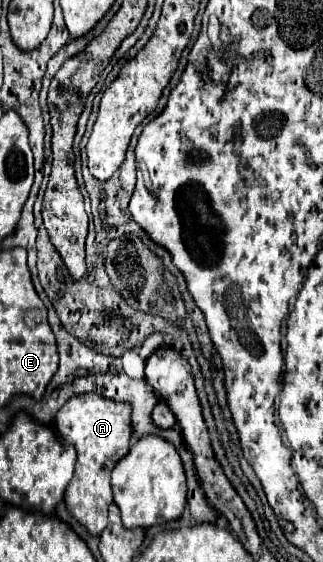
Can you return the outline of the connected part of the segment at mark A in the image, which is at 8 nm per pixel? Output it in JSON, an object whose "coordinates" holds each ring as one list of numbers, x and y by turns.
{"coordinates":[[96,394,70,398,56,414,56,434,66,446,74,446,78,460,72,480,66,486,66,510,92,534,98,536,108,526,108,506,112,504,110,472,116,460,124,458,130,450,132,424,128,404,104,400]]}

